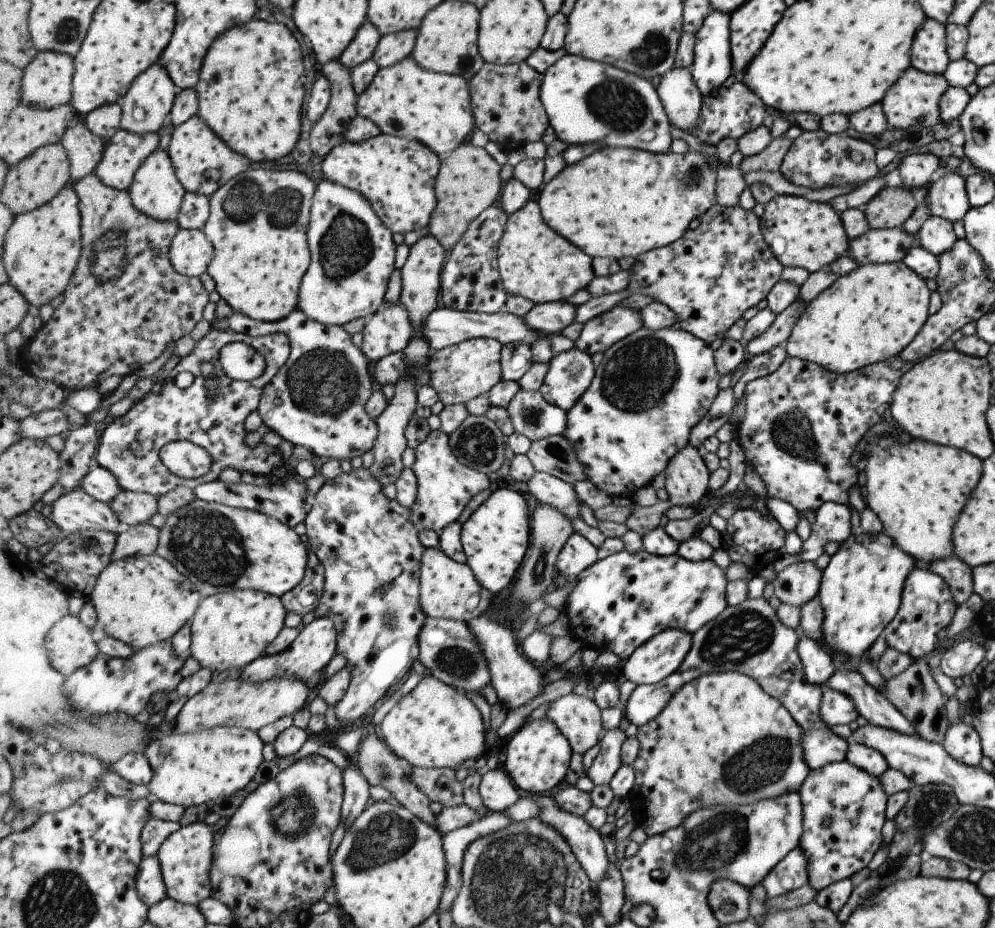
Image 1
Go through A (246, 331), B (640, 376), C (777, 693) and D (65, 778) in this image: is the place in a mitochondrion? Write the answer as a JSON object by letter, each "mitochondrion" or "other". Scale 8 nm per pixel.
{"A":"other","B":"mitochondrion","C":"other","D":"mitochondrion"}

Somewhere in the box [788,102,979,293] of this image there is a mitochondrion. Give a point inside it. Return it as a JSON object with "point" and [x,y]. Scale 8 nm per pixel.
{"point":[961,269]}

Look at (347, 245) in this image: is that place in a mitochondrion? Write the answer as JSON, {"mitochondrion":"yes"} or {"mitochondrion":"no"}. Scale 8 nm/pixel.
{"mitochondrion":"yes"}

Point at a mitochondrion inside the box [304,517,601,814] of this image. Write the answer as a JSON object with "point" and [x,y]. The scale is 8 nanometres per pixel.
{"point":[536,580]}

